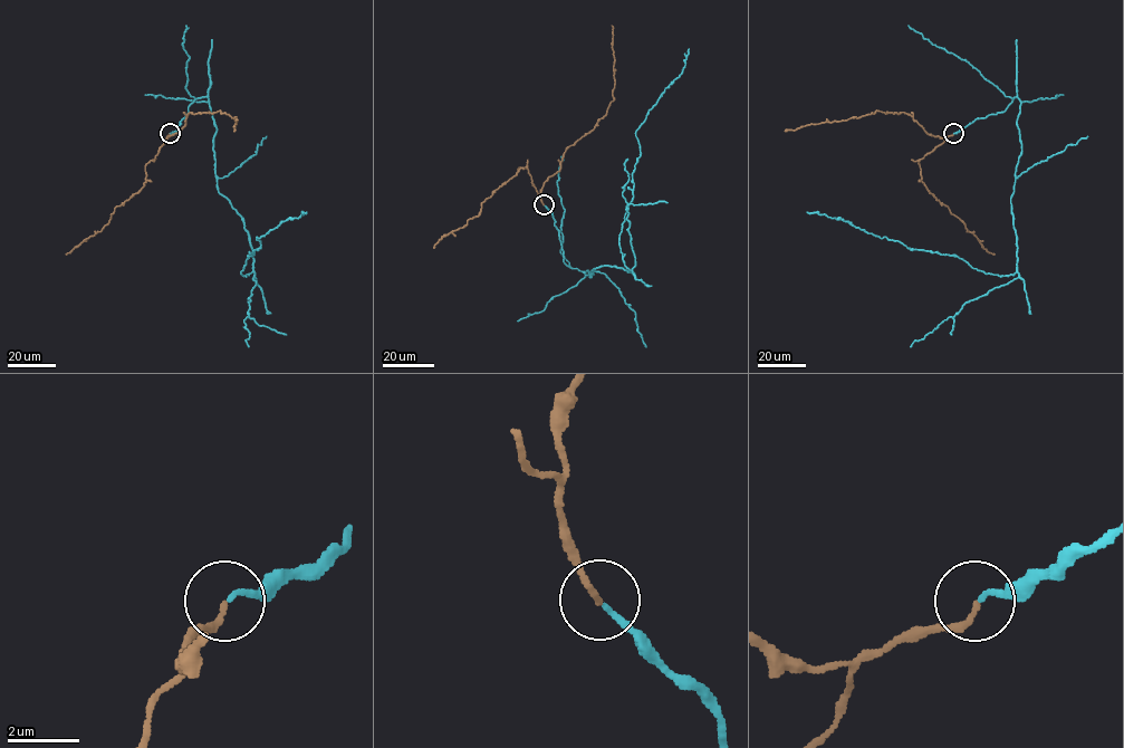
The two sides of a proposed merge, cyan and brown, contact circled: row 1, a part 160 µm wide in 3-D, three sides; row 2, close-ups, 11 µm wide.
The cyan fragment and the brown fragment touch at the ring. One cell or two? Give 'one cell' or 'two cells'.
one cell

